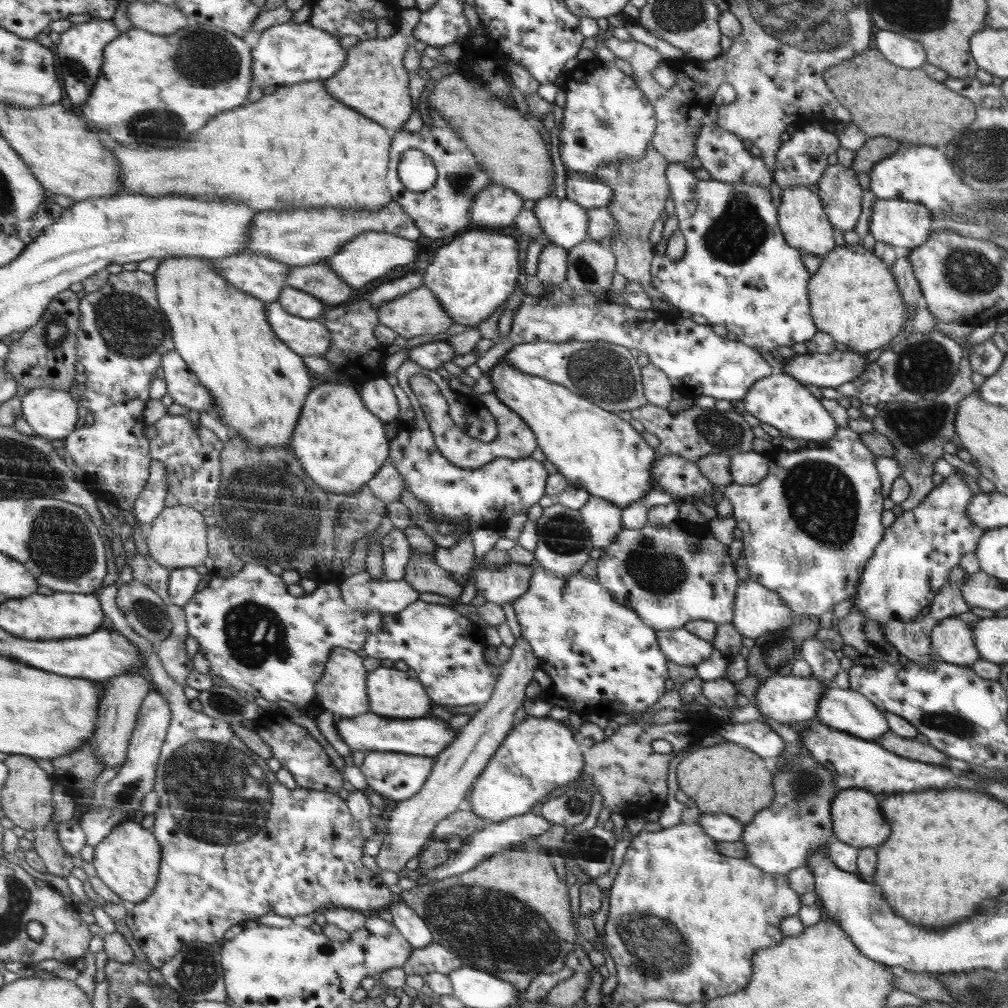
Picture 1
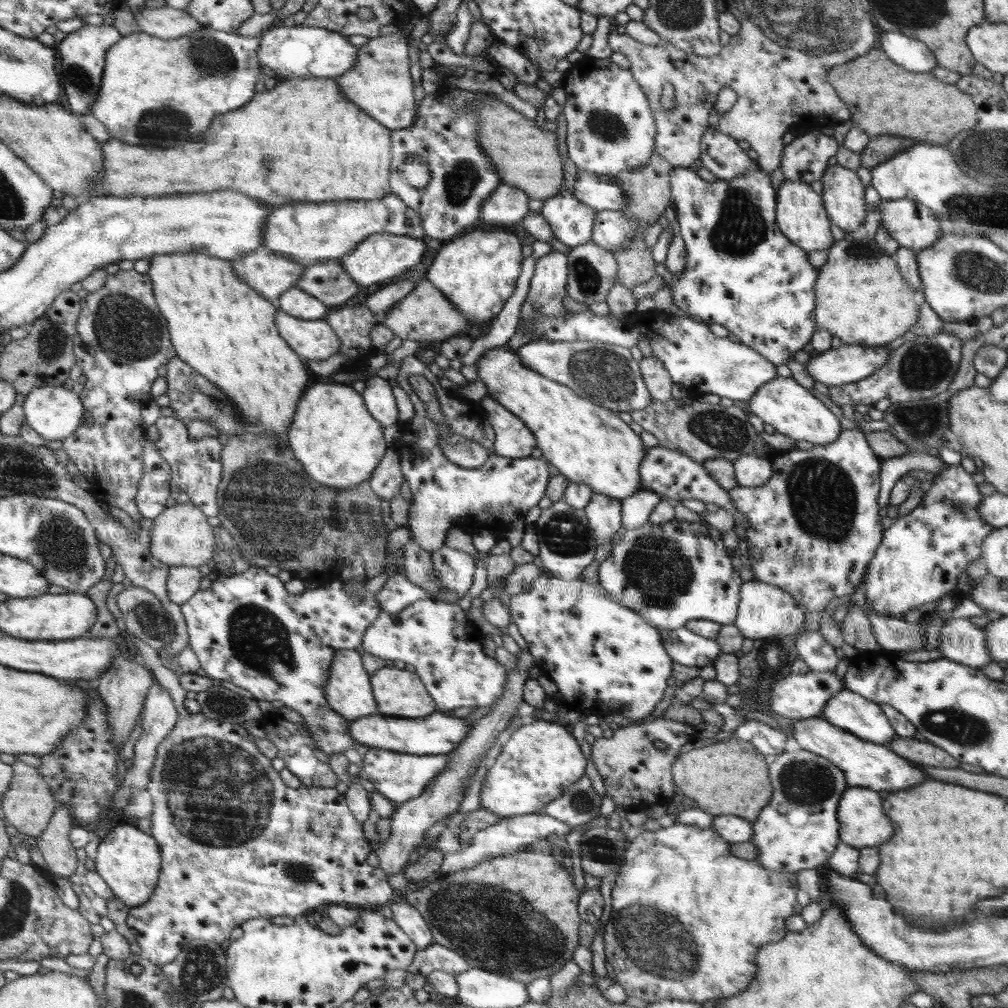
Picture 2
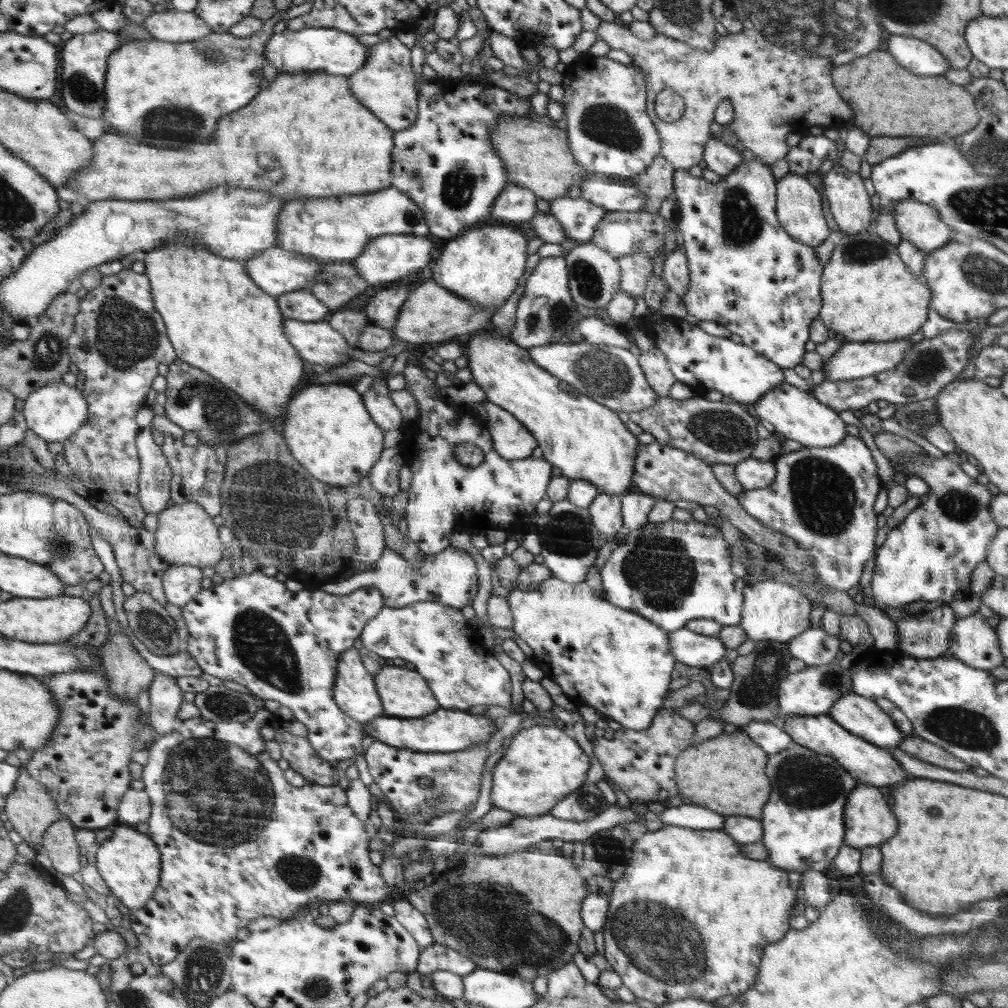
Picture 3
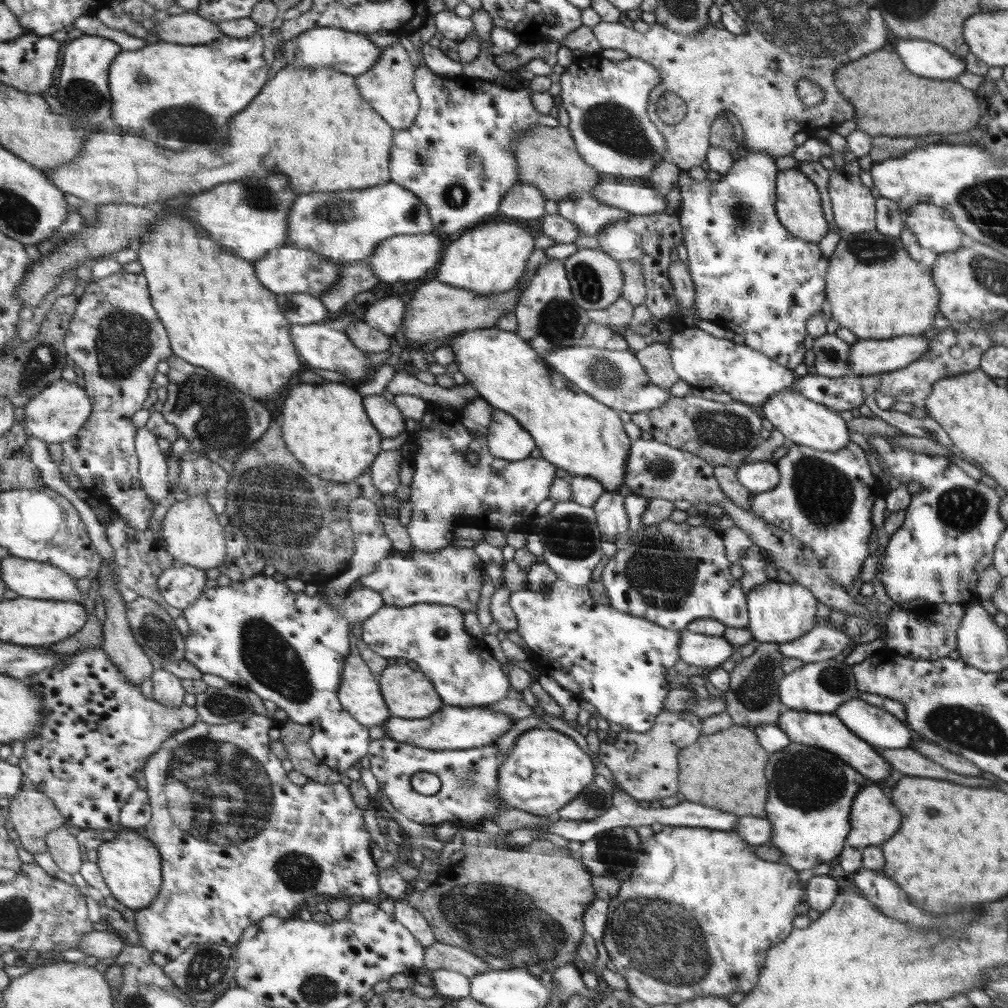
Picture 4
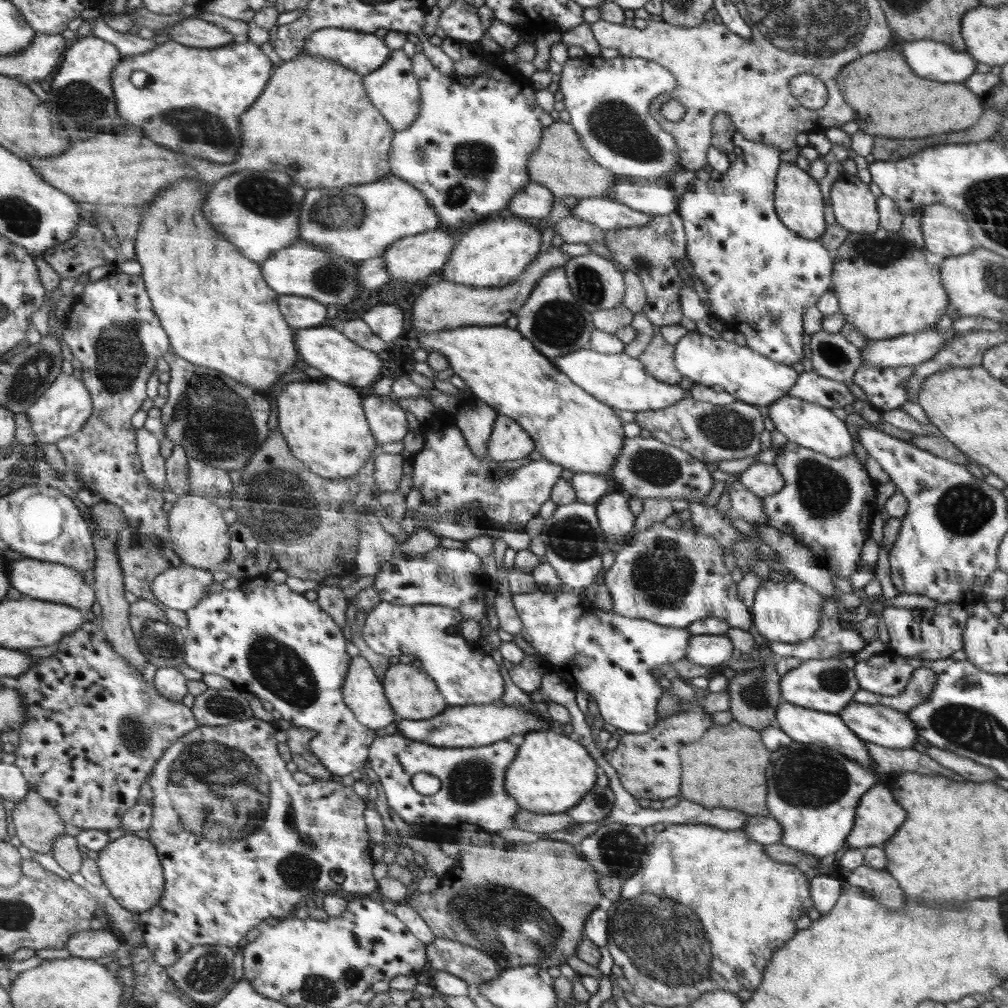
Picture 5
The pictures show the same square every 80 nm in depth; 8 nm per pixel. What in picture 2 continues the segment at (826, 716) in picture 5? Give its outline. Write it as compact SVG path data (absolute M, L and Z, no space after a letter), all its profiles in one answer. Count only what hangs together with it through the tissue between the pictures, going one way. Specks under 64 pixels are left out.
M820 716L794 720L792 733L802 749L831 759L840 770L843 770L847 788L862 786L880 791L904 790L924 780L920 768L906 762L907 759L893 752L888 746L868 742L867 739L834 726Z

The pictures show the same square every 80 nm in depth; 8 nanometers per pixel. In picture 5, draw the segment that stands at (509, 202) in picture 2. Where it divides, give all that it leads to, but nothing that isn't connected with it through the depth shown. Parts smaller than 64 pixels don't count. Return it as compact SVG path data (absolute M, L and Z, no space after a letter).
M531 182L510 202L506 213L520 218L542 218L550 214L555 200L549 188L538 182Z

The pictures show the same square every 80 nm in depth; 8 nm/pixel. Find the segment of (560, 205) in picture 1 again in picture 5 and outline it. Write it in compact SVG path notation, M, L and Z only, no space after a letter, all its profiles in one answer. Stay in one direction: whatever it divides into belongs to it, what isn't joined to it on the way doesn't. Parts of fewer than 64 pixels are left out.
M590 197L581 198L578 200L578 204L571 208L571 215L591 222L595 224L600 230L610 230L619 228L630 228L630 227L643 227L646 226L650 219L653 217L652 214L646 214L644 211L634 210L630 206L626 206L622 202L618 202L615 199L606 197Z

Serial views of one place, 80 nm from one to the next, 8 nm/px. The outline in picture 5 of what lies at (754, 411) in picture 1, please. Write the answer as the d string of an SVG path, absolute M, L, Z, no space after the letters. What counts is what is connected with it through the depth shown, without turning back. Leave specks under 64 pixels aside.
M788 394L769 405L768 418L773 420L776 430L786 436L788 441L807 447L808 450L826 454L828 458L844 458L852 454L854 440L846 424L838 420L828 407L794 398Z

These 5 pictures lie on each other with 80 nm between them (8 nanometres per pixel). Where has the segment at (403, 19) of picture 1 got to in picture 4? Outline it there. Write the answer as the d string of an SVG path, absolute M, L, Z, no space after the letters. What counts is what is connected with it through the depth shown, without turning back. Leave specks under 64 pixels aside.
M400 42L382 49L379 60L370 69L358 76L360 95L371 104L375 111L394 129L404 130L415 124L419 114L419 96L414 92L414 66L408 58L408 52Z

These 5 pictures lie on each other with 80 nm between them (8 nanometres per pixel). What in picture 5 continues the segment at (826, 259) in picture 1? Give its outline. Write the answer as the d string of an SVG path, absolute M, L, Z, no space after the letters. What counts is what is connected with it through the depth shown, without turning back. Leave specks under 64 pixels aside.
M879 228L876 233L850 233L837 250L831 274L831 289L844 302L844 318L868 339L880 340L924 331L938 325L948 310L950 297L942 282L940 266L929 264L922 248L915 246L900 231Z

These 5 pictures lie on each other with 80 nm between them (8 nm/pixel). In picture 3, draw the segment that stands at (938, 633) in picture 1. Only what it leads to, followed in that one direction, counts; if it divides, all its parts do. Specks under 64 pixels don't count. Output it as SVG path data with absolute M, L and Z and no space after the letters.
M978 611L956 619L950 631L949 648L952 656L960 662L987 671L1002 665L1006 659L998 631L985 623Z

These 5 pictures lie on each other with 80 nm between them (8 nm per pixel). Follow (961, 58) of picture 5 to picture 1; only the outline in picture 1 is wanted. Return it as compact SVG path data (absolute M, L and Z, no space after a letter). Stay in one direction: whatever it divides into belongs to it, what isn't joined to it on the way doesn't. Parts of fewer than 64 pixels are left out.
M880 30L876 34L876 48L886 58L892 58L892 62L896 62L896 66L904 66L904 68L920 68L928 64L926 50L922 50L922 46L918 42L912 44L912 40L890 32L890 30Z

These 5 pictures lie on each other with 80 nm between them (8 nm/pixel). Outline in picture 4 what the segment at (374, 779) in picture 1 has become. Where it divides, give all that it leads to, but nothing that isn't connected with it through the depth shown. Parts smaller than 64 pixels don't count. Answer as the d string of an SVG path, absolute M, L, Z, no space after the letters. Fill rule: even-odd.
M385 737L371 742L366 765L376 777L379 788L400 814L423 825L435 826L442 822L451 822L460 830L465 824L475 828L482 820L493 822L493 818L497 817L504 807L508 807L497 793L499 768L507 756L508 753L498 753L496 743L471 749L430 750ZM416 772L436 774L441 780L440 790L436 794L426 796L413 789L410 778Z

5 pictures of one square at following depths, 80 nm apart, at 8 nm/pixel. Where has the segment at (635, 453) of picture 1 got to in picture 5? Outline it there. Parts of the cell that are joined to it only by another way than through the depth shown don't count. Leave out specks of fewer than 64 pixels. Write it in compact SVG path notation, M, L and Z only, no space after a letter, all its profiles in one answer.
M506 324L502 325L484 325L484 326L460 326L456 328L447 328L446 330L439 330L438 332L431 332L430 334L418 334L417 341L422 344L422 348L426 348L427 352L440 351L442 355L446 356L449 360L449 366L453 368L455 374L458 374L466 386L470 387L473 396L482 399L487 402L492 408L495 408L499 414L508 415L510 418L515 419L520 426L523 426L523 430L534 440L536 444L536 452L539 452L544 459L549 462L559 463L564 469L571 471L572 473L591 473L601 475L612 483L612 466L615 465L616 459L619 458L620 451L623 450L623 441L625 430L622 430L622 436L620 436L620 420L618 416L612 412L612 407L600 402L595 395L588 394L588 391L584 390L579 384L572 382L571 378L568 378L567 374L564 374L559 367L544 355L534 343L528 339L521 331L517 329L511 329Z

